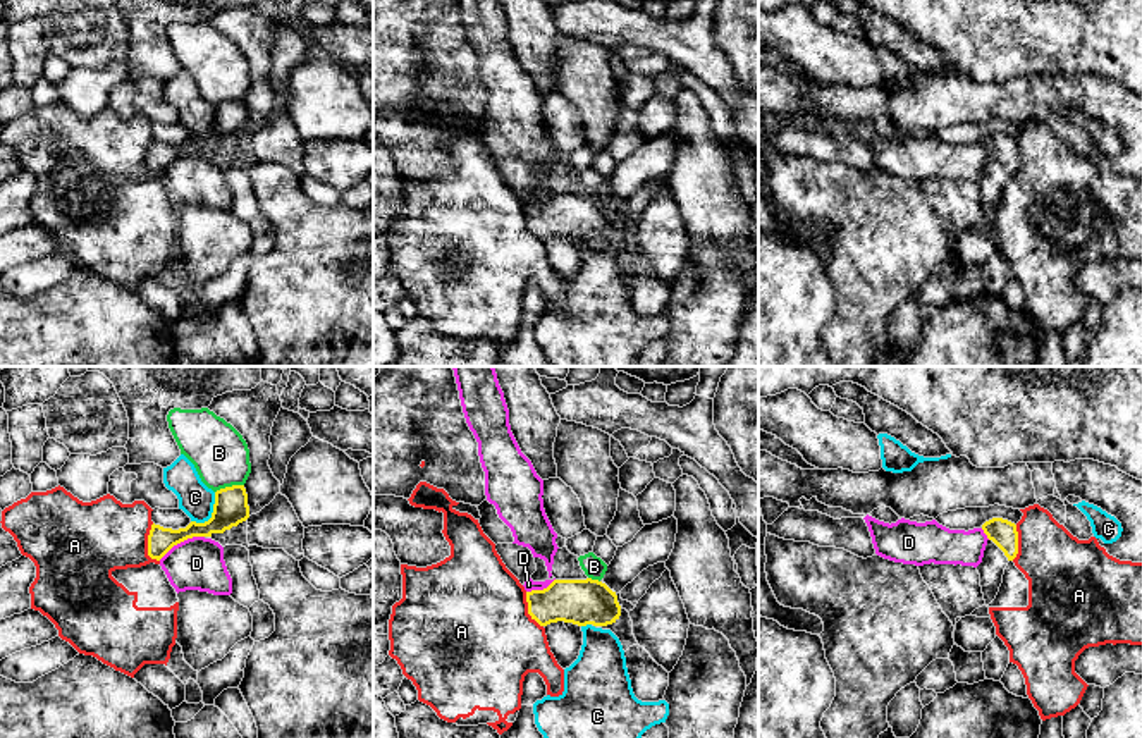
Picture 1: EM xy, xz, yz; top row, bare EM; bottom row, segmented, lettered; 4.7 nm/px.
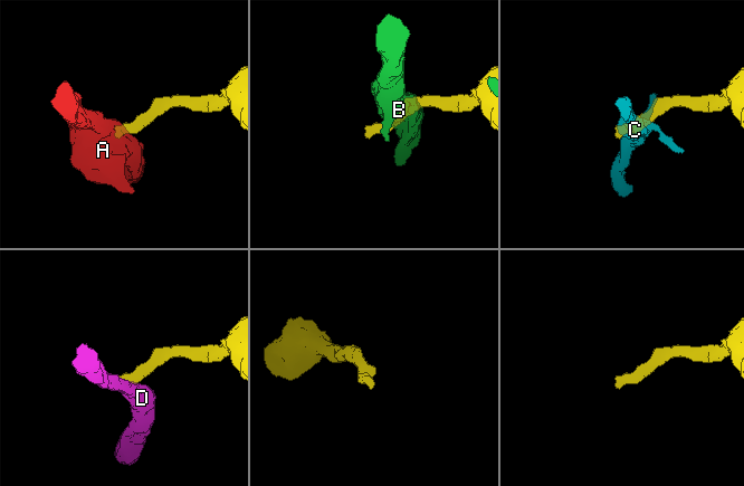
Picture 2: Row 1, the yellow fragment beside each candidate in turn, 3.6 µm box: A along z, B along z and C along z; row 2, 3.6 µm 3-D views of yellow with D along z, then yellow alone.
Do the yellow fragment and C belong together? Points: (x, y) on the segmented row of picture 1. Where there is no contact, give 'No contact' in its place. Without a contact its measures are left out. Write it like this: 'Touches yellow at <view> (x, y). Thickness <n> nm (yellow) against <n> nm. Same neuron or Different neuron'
Touches yellow at xy (212, 515). Thickness 160 nm (yellow) against 160 nm. Different neuron

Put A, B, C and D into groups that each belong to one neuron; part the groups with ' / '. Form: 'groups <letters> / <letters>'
groups A / B / C / D

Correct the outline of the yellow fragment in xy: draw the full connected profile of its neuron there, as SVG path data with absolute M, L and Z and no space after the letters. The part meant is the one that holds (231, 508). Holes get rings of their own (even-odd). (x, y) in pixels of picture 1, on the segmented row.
M232 485L215 492L212 518L205 523L191 521L186 528L172 530L151 525L148 535L148 556L160 561L174 545L193 537L224 533L249 518L248 494L244 485Z

